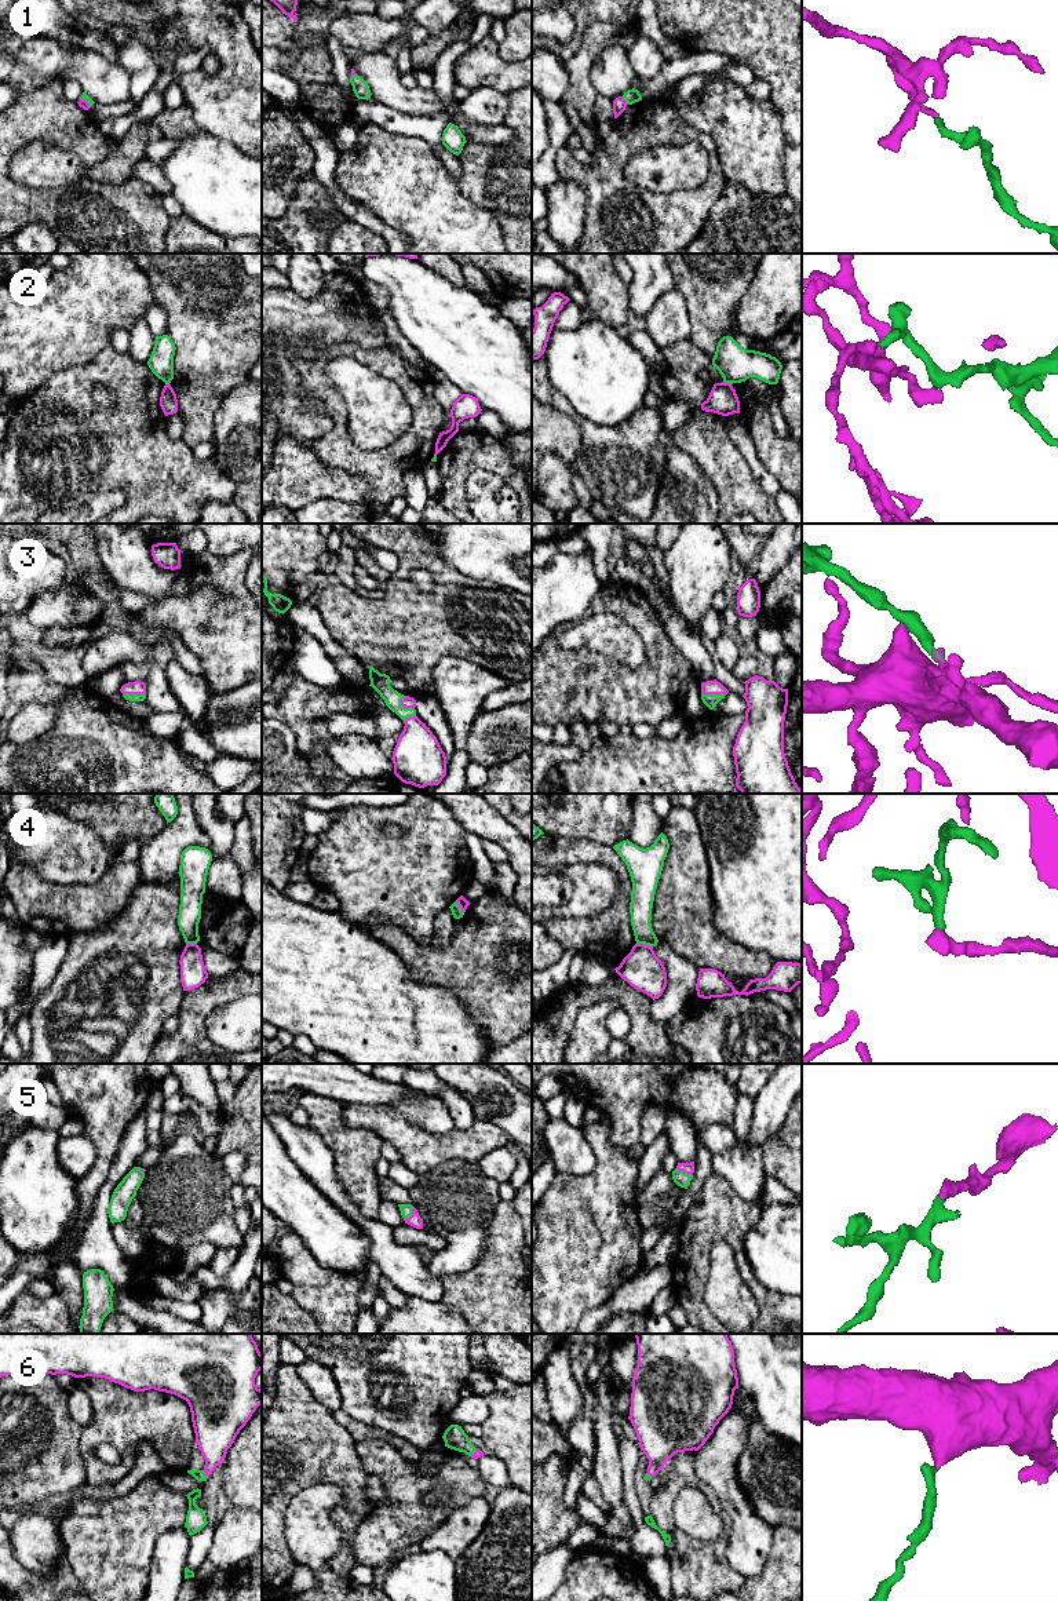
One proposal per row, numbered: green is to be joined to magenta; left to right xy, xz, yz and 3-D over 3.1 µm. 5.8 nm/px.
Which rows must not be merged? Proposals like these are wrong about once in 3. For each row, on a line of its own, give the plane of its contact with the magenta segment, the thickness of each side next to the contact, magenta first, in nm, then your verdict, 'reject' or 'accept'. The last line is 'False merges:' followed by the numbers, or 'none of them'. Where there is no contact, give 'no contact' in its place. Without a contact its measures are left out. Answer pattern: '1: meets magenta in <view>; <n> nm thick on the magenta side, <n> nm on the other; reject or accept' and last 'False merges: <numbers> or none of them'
1: meets magenta in yz; 80 nm thick on the magenta side, 80 nm on the other; accept
2: meets magenta in yz; 170 nm thick on the magenta side, 200 nm on the other; reject
3: meets magenta in yz; 80 nm thick on the magenta side, 80 nm on the other; accept
4: meets magenta in yz; 220 nm thick on the magenta side, 130 nm on the other; reject
5: meets magenta in yz; 70 nm thick on the magenta side, 90 nm on the other; accept
6: meets magenta in xy; 240 nm thick on the magenta side, 70 nm on the other; accept
False merges: 2, 4

